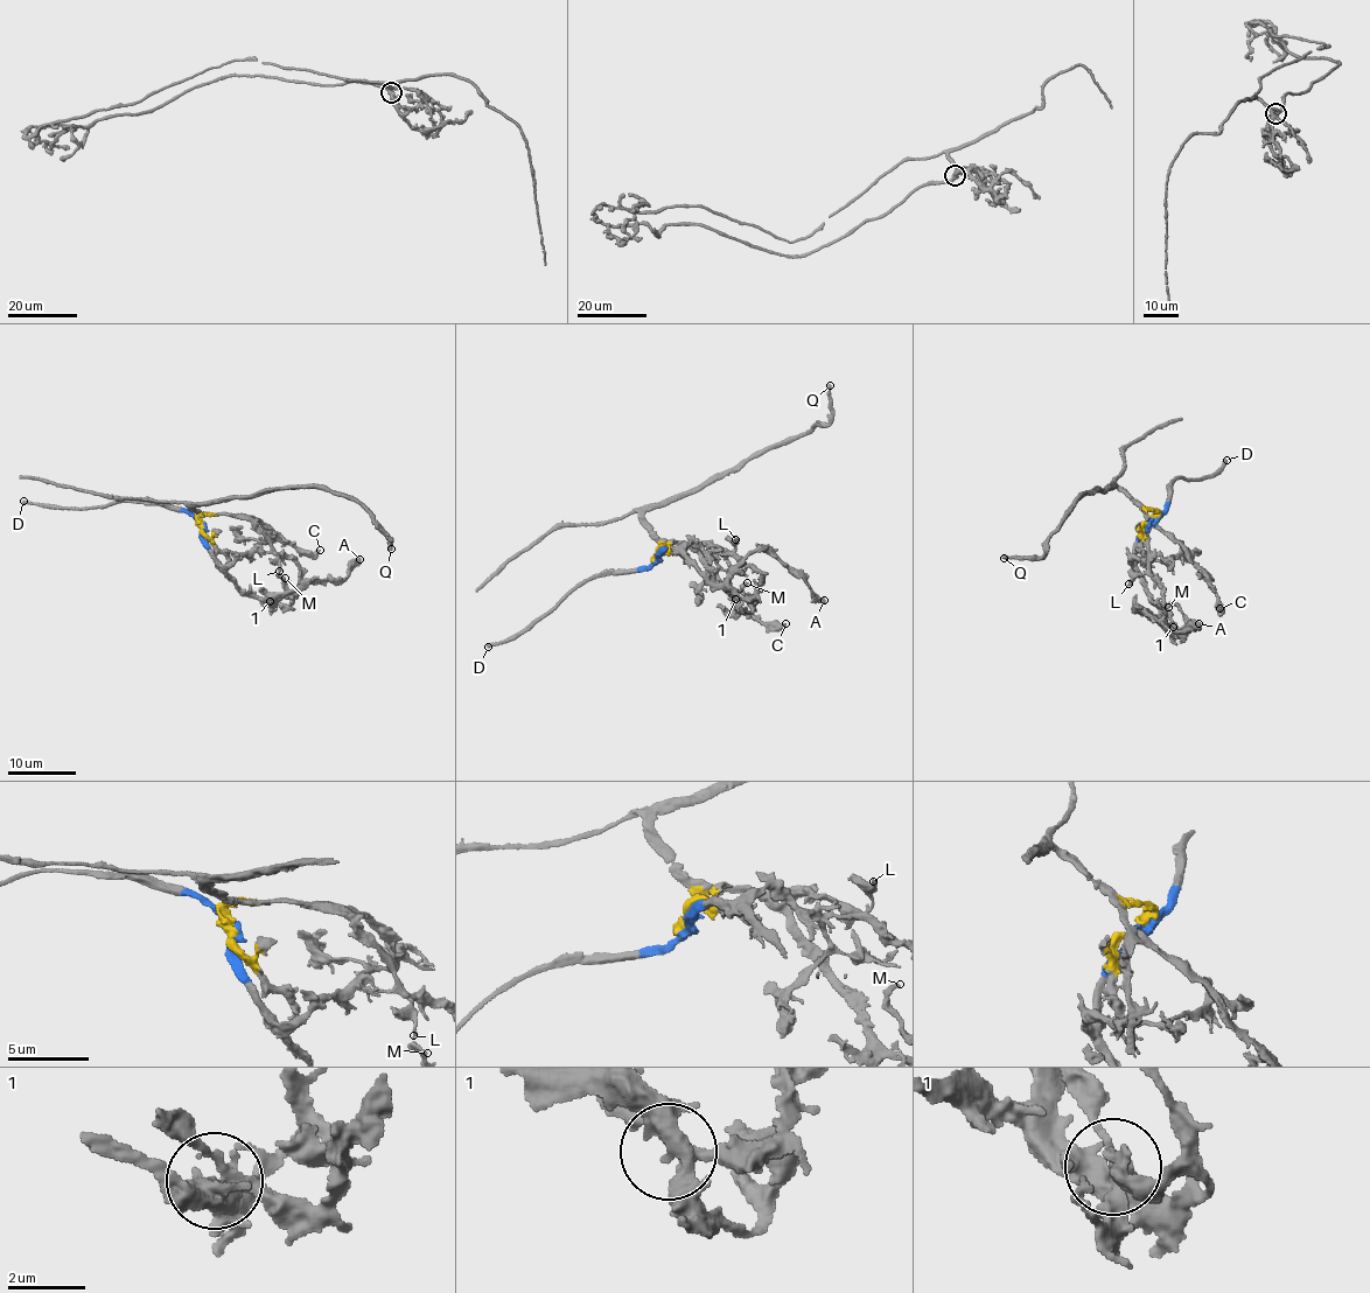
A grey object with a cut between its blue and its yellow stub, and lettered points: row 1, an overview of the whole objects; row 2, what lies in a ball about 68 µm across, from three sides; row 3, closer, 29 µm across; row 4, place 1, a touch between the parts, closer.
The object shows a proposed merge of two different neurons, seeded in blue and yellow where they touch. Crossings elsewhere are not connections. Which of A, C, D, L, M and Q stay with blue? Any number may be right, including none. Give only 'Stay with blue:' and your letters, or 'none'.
Stay with blue: A, D, M

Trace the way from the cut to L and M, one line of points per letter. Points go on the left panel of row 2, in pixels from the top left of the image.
L: (200, 524), (201, 516), (243, 515), (264, 535), (278, 558), (279, 571)
M: (200, 524), (200, 538), (225, 574), (247, 594), (275, 602), (284, 593), (280, 574), (284, 579)

